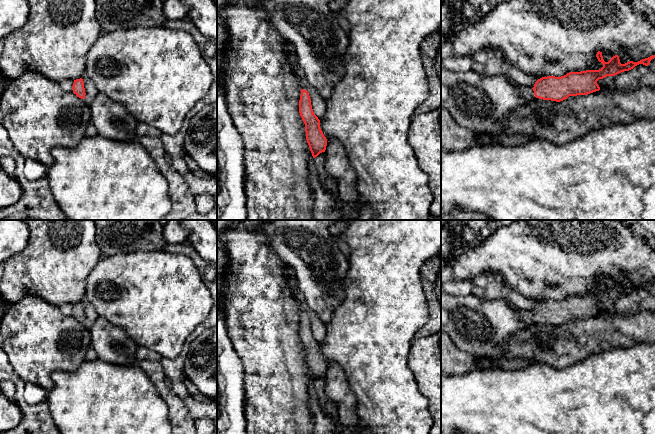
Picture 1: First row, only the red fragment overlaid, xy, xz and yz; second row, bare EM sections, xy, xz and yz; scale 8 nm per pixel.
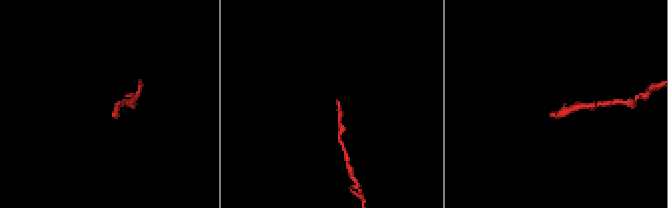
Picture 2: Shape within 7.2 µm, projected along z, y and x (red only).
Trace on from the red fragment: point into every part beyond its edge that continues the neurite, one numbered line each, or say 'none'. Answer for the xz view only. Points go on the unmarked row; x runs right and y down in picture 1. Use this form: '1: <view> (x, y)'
1: xz (300, 299)

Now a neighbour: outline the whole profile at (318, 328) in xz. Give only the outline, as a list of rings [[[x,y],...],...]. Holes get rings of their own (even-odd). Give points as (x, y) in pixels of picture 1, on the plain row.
[[[308,310],[307,316],[309,317],[311,323],[311,329],[314,338],[319,344],[324,343],[326,337],[325,324],[321,321],[320,317],[313,311]]]

